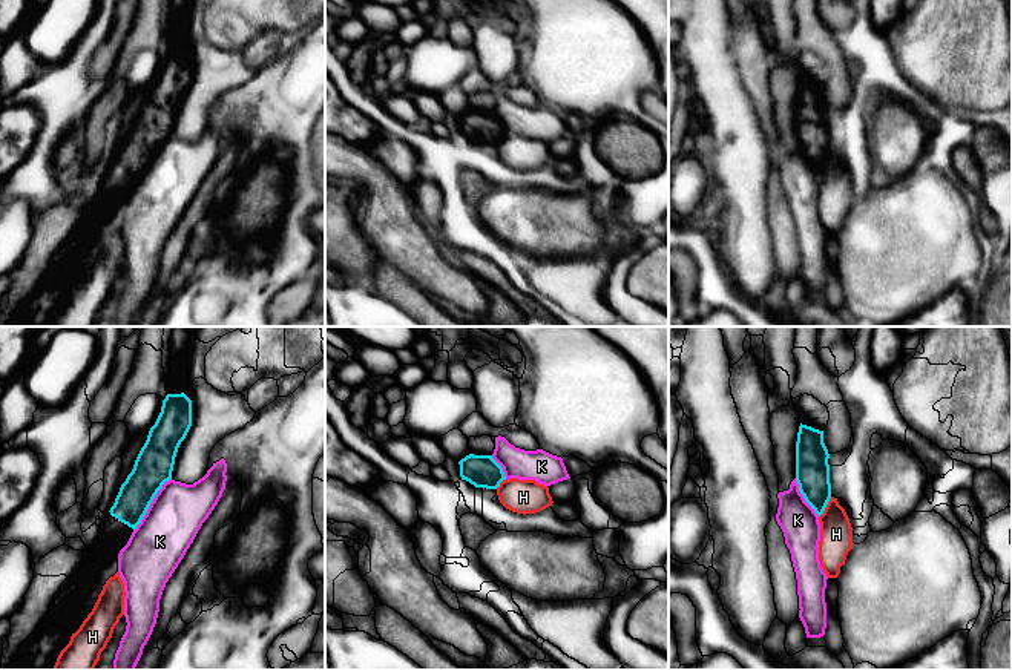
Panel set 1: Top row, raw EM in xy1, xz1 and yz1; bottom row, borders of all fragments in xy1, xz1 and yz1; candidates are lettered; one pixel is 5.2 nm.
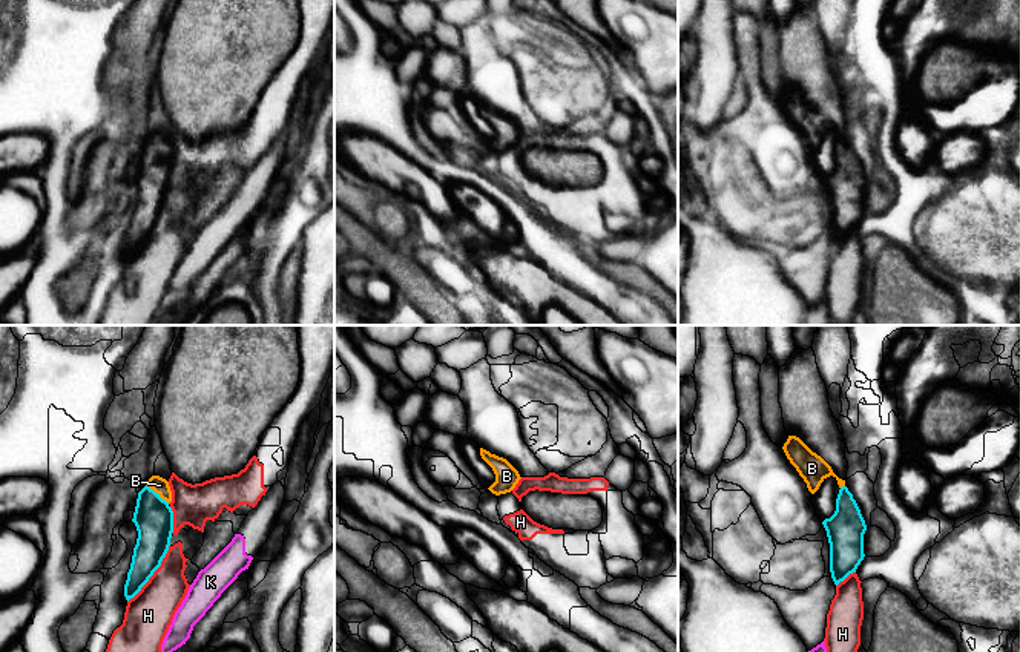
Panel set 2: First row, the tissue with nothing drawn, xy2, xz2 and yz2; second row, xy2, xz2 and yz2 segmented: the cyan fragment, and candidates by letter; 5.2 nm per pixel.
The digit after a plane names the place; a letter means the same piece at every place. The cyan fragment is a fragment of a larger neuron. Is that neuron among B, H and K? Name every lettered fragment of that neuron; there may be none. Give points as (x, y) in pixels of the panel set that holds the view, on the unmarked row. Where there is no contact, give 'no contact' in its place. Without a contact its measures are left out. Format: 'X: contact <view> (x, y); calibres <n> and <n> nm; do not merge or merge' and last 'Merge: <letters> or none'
B: contact xy2 (155, 149); calibres 200 and 90 nm; merge
H: contact xy2 (152, 230); calibres 190 and 240 nm; do not merge
K: contact xy1 (149, 161); calibres 200 and 300 nm; do not merge
Merge: B

